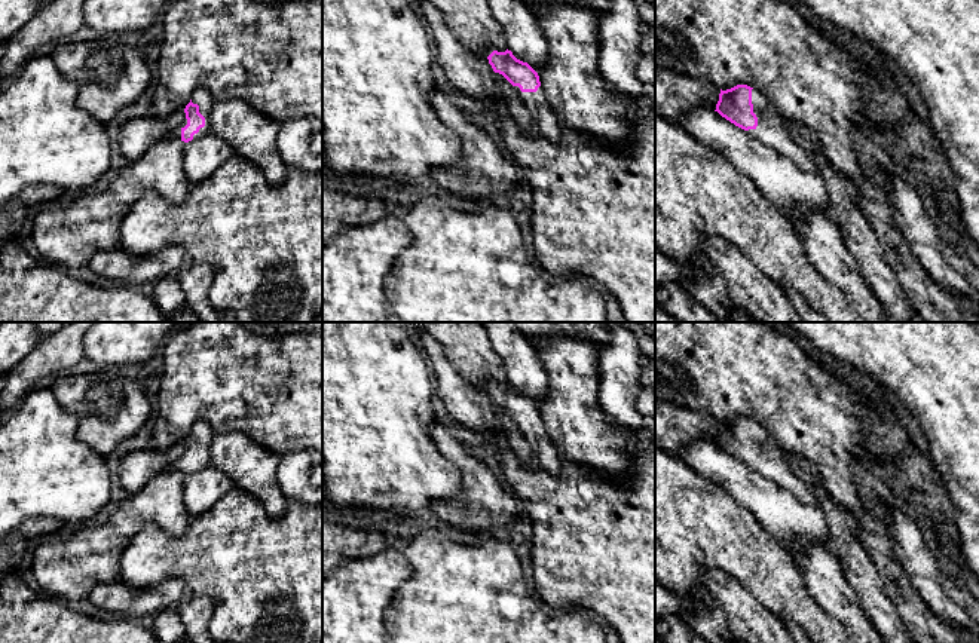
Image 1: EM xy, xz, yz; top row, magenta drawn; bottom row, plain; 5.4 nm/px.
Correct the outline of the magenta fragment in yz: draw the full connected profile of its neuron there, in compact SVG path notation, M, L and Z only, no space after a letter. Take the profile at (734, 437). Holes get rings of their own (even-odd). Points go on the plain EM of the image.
M747 417L721 422L715 444L792 493L802 503L817 506L811 487L787 463L787 453L768 437L759 423Z

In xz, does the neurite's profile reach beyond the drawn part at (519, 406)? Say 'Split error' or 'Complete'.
Split error

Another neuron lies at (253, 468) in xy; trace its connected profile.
M238 431L215 434L209 447L211 465L224 472L235 487L256 497L273 517L282 515L290 502L276 480L279 457Z

